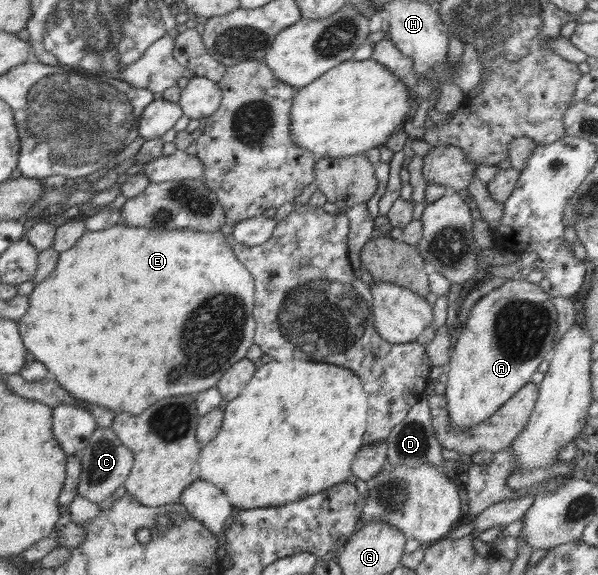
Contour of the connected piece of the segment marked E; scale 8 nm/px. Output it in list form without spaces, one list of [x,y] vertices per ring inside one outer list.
[[[119,224],[115,226],[110,226],[105,230],[90,230],[86,231],[85,234],[76,242],[76,245],[66,252],[59,253],[58,265],[55,270],[42,282],[35,284],[33,291],[28,296],[28,310],[22,318],[17,320],[19,334],[21,335],[24,346],[26,346],[27,352],[32,352],[34,358],[46,365],[48,367],[48,372],[52,378],[56,379],[56,382],[62,385],[62,388],[66,389],[69,393],[76,396],[77,399],[82,398],[82,401],[88,403],[98,403],[98,405],[106,407],[116,413],[126,411],[132,415],[137,415],[146,410],[148,406],[152,406],[154,402],[158,402],[160,398],[166,397],[177,397],[180,395],[195,395],[203,390],[208,390],[208,388],[216,387],[218,380],[221,376],[232,366],[236,364],[238,360],[246,358],[248,349],[254,345],[253,337],[255,336],[256,323],[253,317],[254,302],[255,302],[255,288],[252,274],[244,267],[244,264],[236,258],[234,251],[232,250],[232,245],[226,242],[226,236],[221,231],[217,232],[200,232],[190,229],[175,229],[175,230],[154,230],[148,228],[138,228],[136,226],[126,226],[124,224]]]

